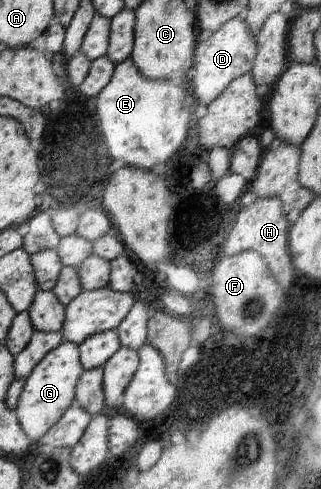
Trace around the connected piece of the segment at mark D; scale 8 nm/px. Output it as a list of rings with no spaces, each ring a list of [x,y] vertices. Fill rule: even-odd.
[[[244,16],[227,22],[220,31],[212,34],[196,49],[195,66],[193,67],[196,75],[192,79],[194,82],[193,96],[196,101],[207,107],[210,106],[210,103],[219,99],[220,95],[223,95],[236,79],[253,72],[258,55],[259,39]]]

